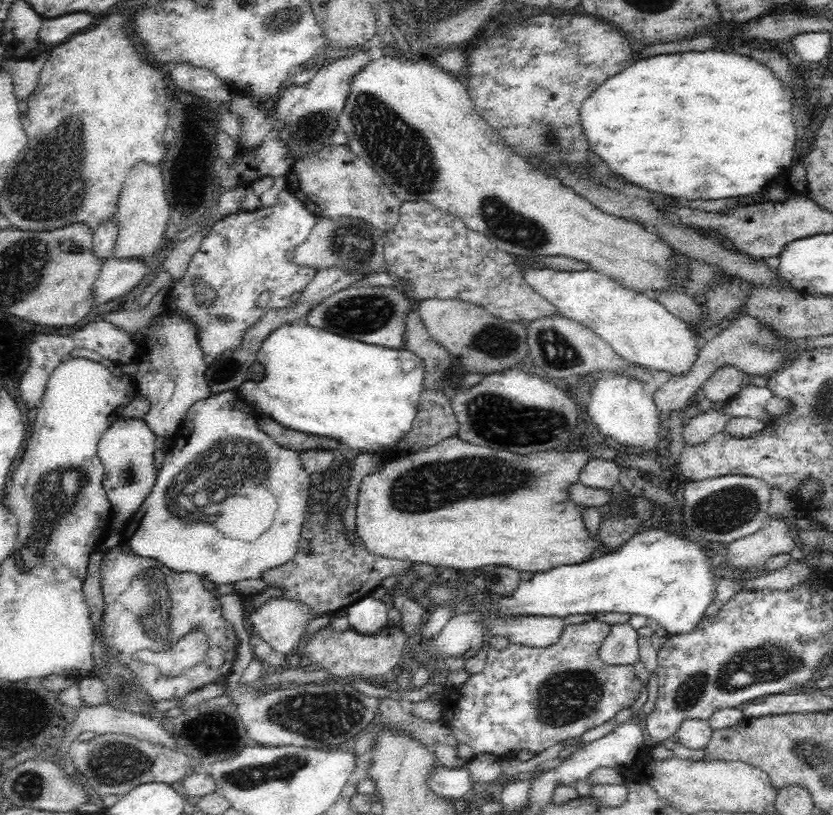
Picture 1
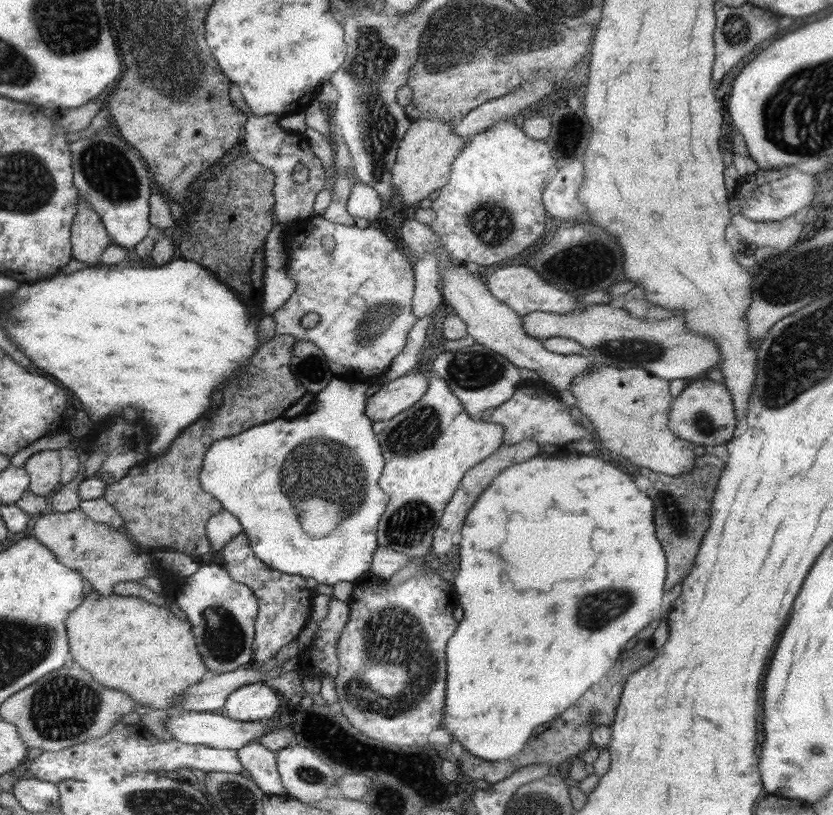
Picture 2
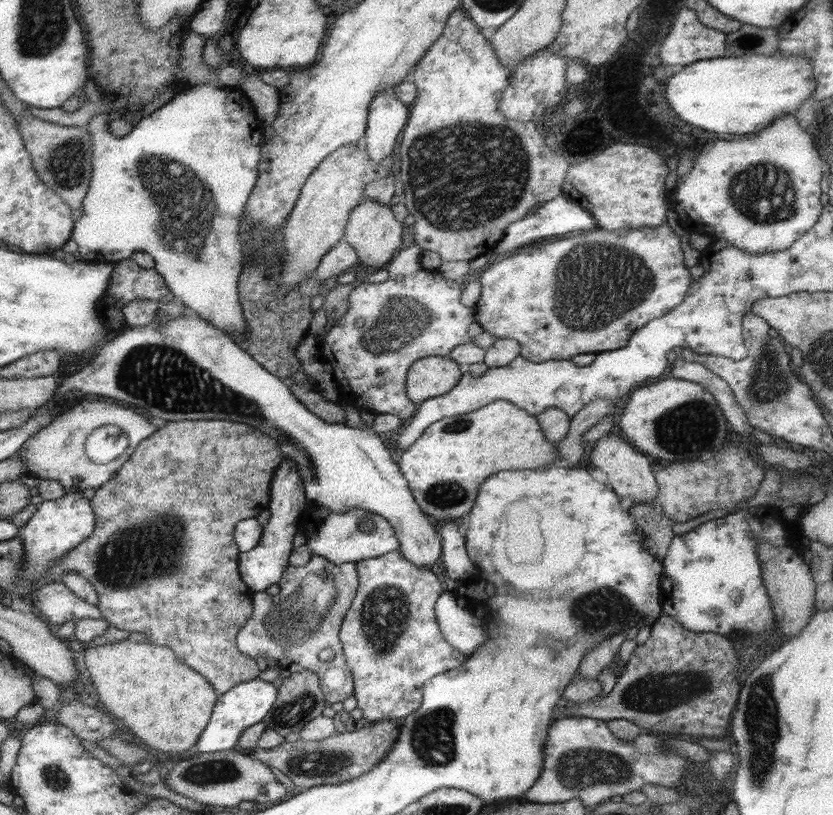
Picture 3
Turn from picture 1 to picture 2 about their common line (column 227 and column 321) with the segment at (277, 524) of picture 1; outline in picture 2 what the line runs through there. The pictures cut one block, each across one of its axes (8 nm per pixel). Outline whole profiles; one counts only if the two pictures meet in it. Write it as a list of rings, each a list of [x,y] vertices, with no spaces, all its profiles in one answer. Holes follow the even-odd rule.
[[[333,378],[315,394],[317,408],[313,413],[303,418],[279,417],[252,426],[235,436],[212,442],[205,450],[200,485],[239,521],[253,554],[273,570],[333,586],[336,582],[352,583],[371,568],[372,554],[378,547],[375,528],[388,505],[388,495],[373,480],[383,472],[384,457],[379,440],[371,431],[372,419],[364,411],[370,386],[372,381],[351,383]],[[303,528],[319,534],[307,534]]]

